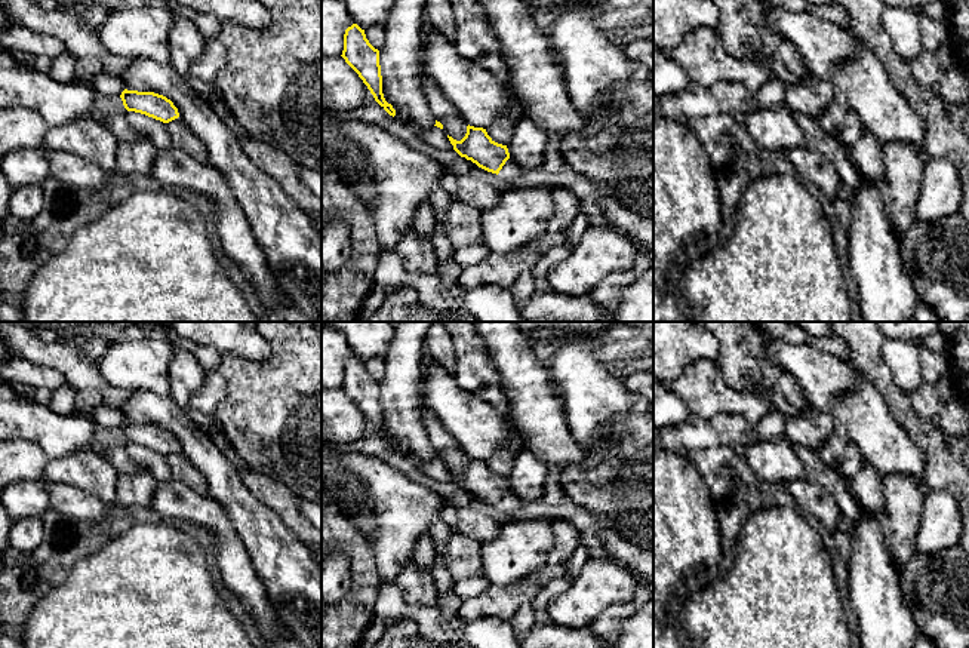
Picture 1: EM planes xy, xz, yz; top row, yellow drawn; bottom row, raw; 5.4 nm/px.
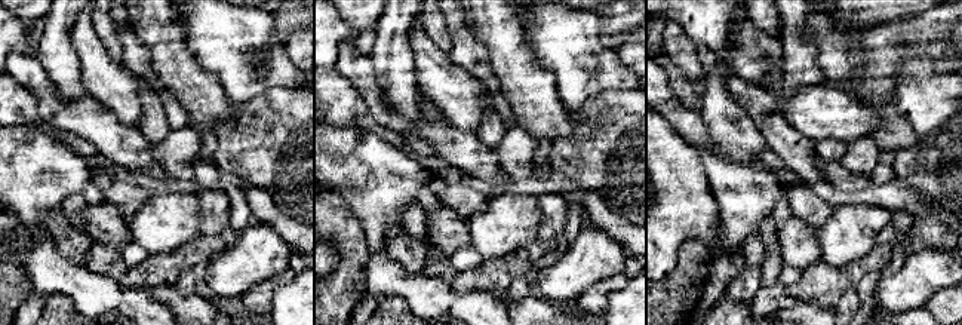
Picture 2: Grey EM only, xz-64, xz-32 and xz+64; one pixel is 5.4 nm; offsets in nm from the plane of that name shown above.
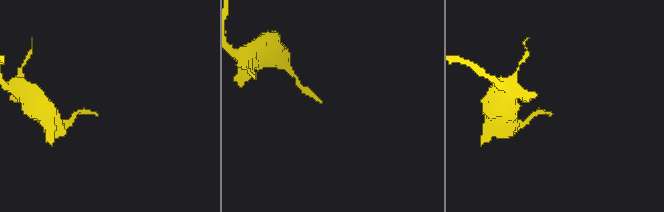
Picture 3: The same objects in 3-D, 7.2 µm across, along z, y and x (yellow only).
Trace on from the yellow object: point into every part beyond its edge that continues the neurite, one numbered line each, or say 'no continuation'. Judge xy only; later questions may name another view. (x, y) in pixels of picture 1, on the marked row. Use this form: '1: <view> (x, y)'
no continuation

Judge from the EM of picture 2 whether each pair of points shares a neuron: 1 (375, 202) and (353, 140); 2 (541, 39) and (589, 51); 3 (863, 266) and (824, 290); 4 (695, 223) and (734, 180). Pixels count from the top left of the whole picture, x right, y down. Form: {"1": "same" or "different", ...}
{"1": "same", "2": "same", "3": "same", "4": "different"}

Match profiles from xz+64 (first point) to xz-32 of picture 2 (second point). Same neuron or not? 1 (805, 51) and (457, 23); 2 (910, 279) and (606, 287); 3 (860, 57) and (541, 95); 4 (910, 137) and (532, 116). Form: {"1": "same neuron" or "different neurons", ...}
{"1": "same neuron", "2": "different neurons", "3": "same neuron", "4": "same neuron"}

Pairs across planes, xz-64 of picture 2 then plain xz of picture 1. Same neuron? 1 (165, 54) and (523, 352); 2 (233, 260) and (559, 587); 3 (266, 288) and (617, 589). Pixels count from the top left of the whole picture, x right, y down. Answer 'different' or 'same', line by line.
1: same
2: different
3: different

